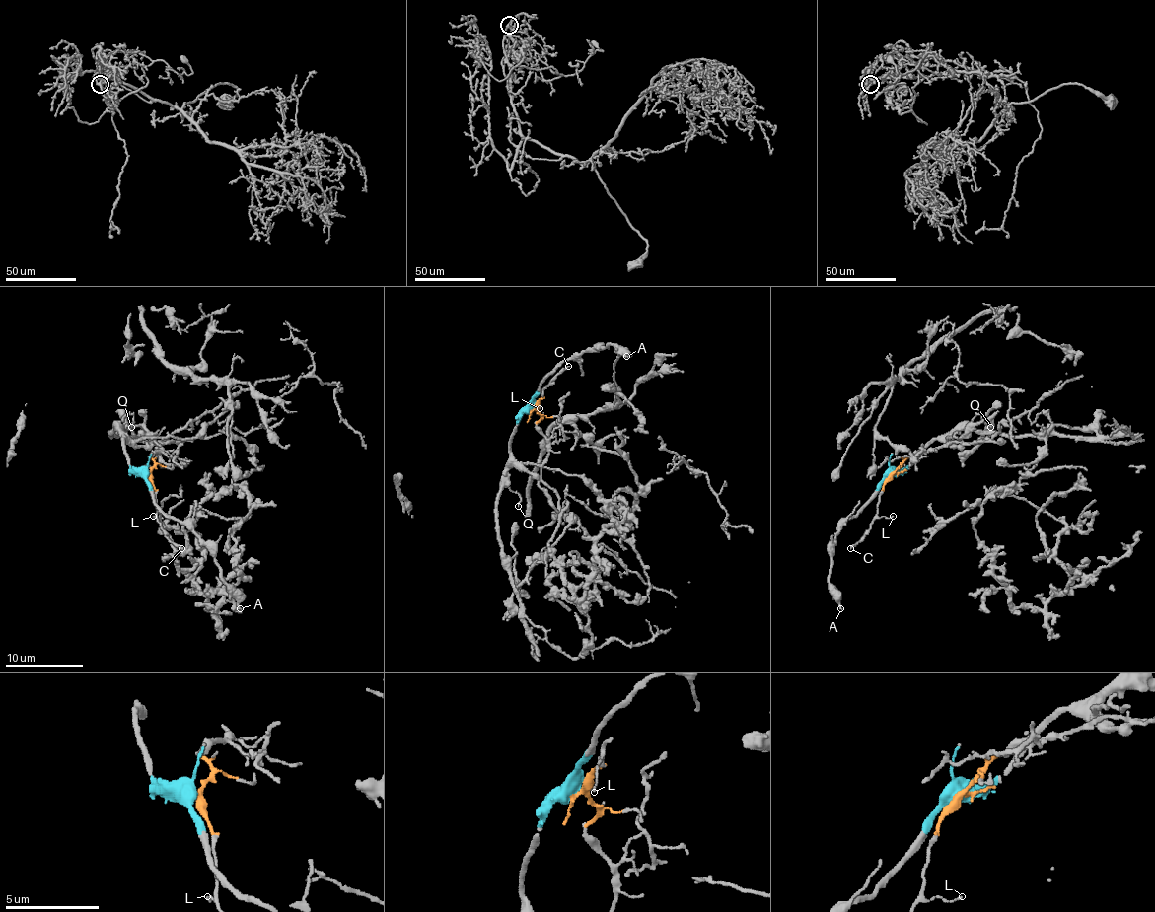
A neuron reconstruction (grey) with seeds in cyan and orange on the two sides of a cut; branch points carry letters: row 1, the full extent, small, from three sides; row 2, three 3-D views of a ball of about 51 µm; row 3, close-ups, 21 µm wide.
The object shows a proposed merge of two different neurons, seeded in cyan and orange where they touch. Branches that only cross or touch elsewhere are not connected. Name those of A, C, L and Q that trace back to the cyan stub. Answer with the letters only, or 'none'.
A, Q

